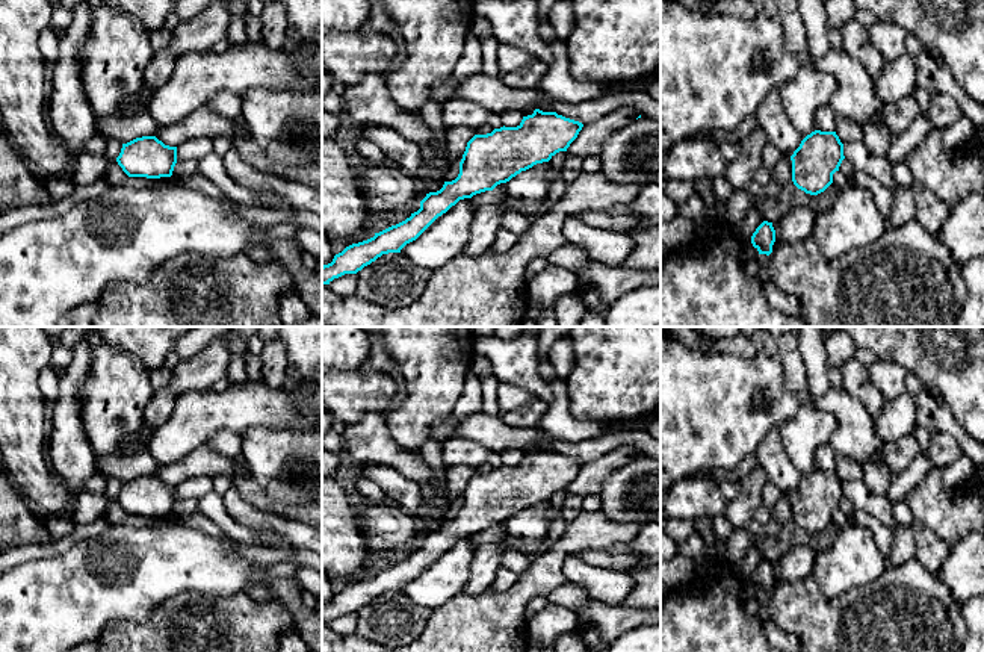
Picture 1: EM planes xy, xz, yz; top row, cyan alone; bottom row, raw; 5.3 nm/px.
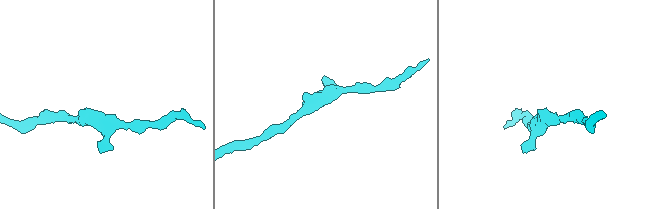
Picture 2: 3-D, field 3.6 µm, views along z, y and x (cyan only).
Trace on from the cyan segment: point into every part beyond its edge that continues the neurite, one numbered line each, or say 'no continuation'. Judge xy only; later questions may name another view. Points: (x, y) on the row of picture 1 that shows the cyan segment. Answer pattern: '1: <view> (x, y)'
no continuation

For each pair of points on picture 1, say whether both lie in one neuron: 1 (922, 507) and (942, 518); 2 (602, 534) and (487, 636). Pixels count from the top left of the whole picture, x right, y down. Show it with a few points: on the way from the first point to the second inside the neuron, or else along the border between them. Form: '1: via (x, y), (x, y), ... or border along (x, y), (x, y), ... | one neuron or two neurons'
1: via (927, 507), (937, 513) | one neuron
2: via (572, 542), (510, 605) | one neuron

